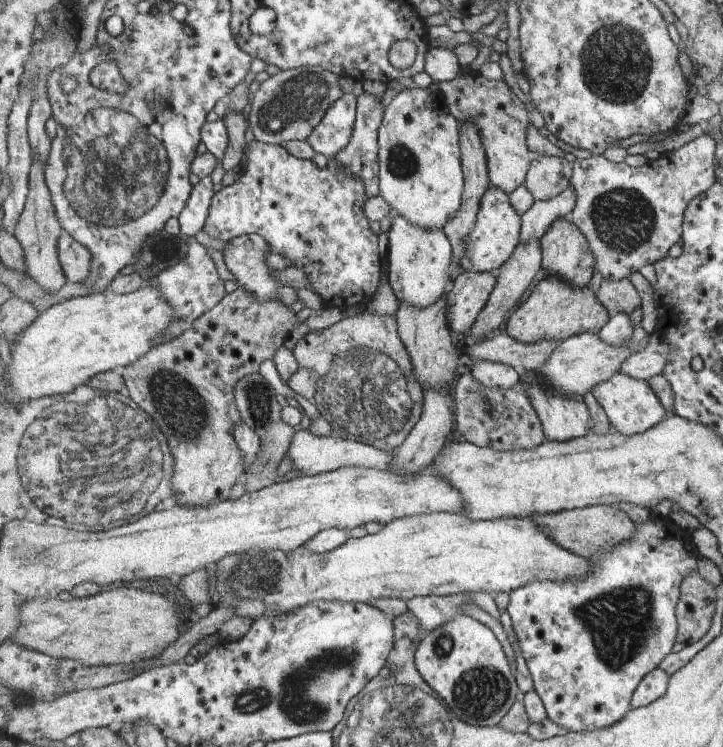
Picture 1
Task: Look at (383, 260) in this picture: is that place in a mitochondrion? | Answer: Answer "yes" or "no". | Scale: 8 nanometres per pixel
no

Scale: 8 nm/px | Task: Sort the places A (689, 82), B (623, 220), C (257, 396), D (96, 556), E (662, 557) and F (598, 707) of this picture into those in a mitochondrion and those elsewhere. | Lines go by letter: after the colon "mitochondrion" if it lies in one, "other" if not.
A: other
B: mitochondrion
C: mitochondrion
D: other
E: other
F: other

